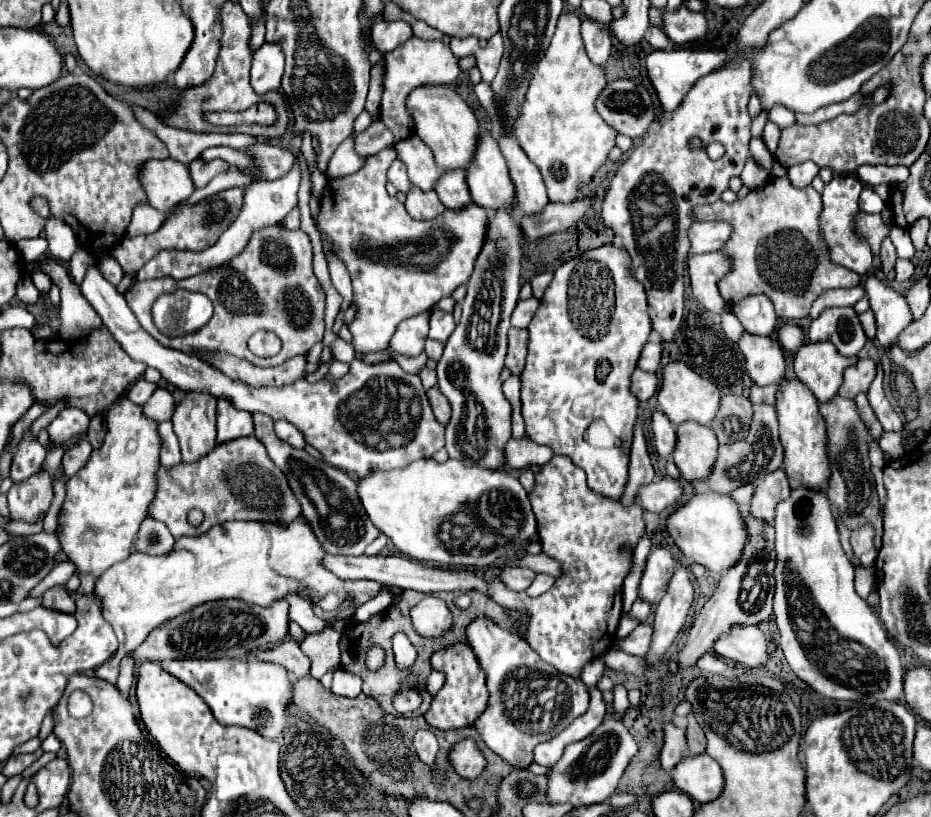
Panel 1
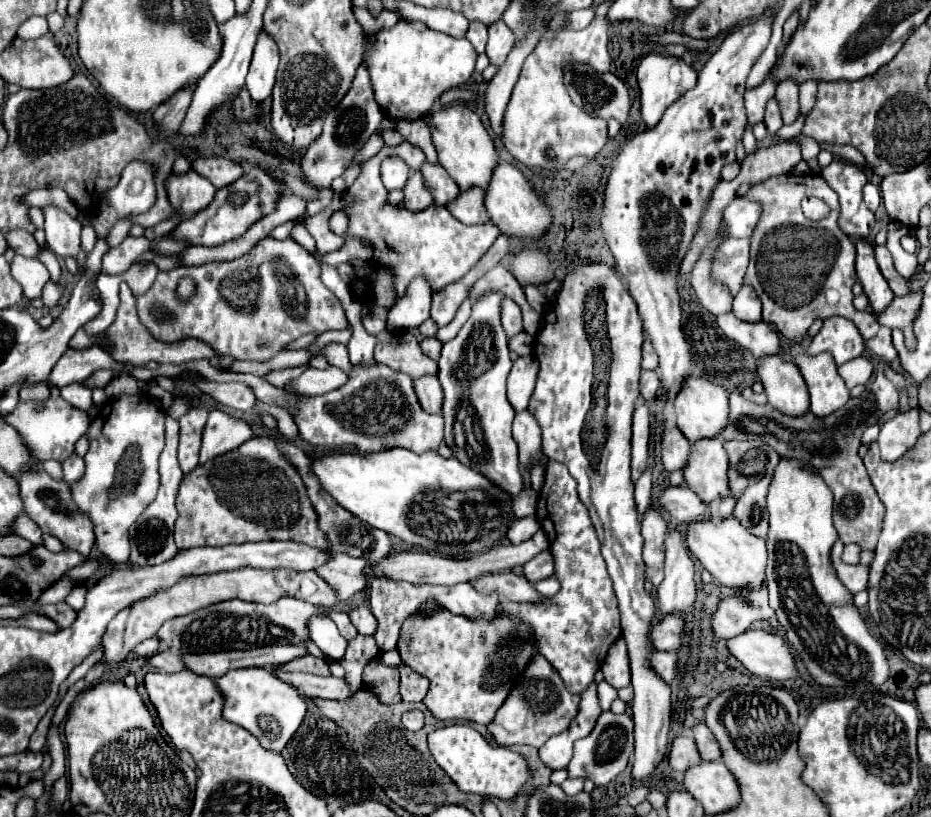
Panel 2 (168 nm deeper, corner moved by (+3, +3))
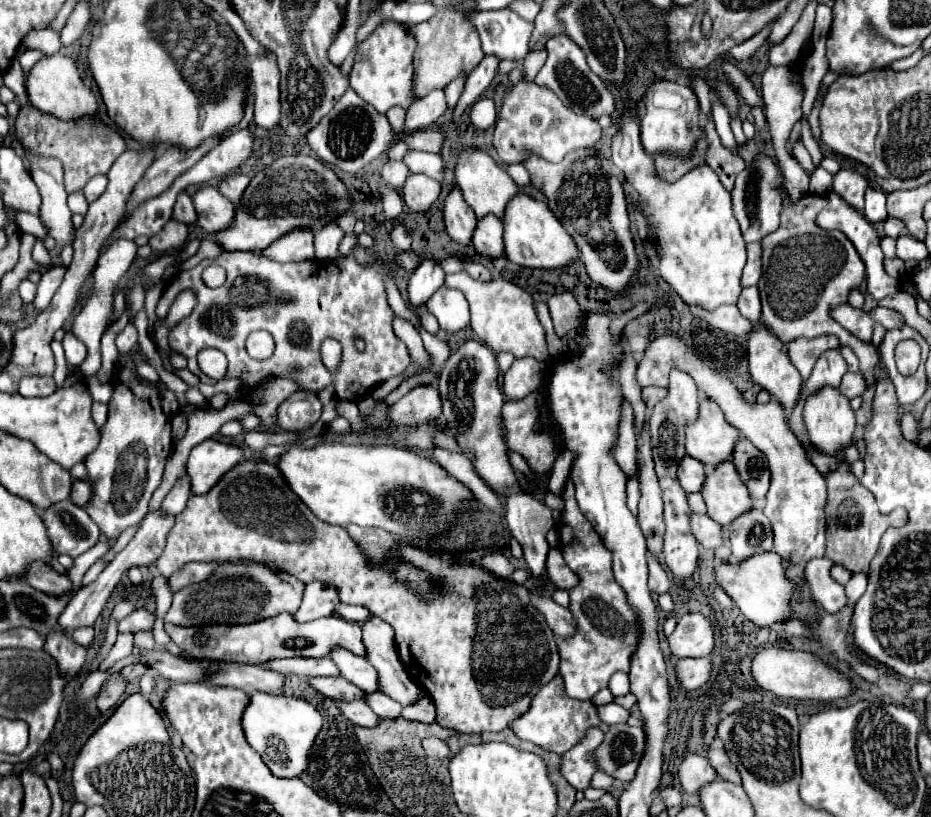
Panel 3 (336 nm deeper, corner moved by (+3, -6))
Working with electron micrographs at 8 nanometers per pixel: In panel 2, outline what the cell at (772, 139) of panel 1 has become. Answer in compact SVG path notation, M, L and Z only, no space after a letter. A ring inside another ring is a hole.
M771 98L769 104L767 104L767 110L765 110L765 126L769 130L769 134L775 134L783 122L781 122L781 114L779 114L779 106L777 106L777 100Z

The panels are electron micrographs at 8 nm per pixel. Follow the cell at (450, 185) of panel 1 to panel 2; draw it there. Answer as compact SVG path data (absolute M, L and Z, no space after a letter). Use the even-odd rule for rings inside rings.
M471 186L471 190L461 190L453 202L449 202L447 210L463 224L481 224L487 222L487 210L483 206L483 190Z

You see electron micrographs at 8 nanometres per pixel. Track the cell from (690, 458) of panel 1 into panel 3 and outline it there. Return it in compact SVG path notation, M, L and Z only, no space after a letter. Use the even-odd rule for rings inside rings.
M731 461L717 467L707 467L703 499L707 503L707 515L723 527L737 519L737 515L753 509L749 489L739 479Z

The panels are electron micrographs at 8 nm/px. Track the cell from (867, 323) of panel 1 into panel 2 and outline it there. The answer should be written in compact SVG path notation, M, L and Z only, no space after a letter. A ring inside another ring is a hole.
M783 174L783 176L775 176L761 184L751 186L743 198L749 198L749 200L761 204L761 208L763 208L761 218L751 234L749 266L747 266L747 272L743 278L743 286L753 286L763 302L763 320L769 324L775 324L775 328L779 328L779 332L785 338L803 340L815 318L843 316L843 318L849 318L855 322L855 326L859 328L859 332L865 340L873 338L879 332L881 324L877 322L877 318L871 312L853 308L851 286L857 282L855 244L845 234L841 234L841 230L837 226L839 202L837 202L837 194L827 186L827 182L819 174L805 174L805 176ZM805 196L821 198L831 208L831 214L819 222L805 218L805 214L801 212L801 200Z

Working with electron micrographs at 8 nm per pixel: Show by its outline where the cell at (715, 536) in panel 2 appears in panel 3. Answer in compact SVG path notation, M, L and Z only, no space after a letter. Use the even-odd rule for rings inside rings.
M775 551L749 557L741 565L721 563L715 567L715 575L717 575L719 585L731 595L731 599L735 601L739 611L759 627L771 627L775 623L793 619L791 599L793 599L795 591L805 589L805 583L795 583L795 581L787 579L781 557Z

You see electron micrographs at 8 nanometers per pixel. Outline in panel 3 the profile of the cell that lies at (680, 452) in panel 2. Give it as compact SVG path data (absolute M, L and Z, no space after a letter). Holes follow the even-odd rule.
M687 455L681 461L681 469L677 473L679 473L681 487L687 493L699 493L703 489L703 483L705 483L705 465L699 463L697 459Z

